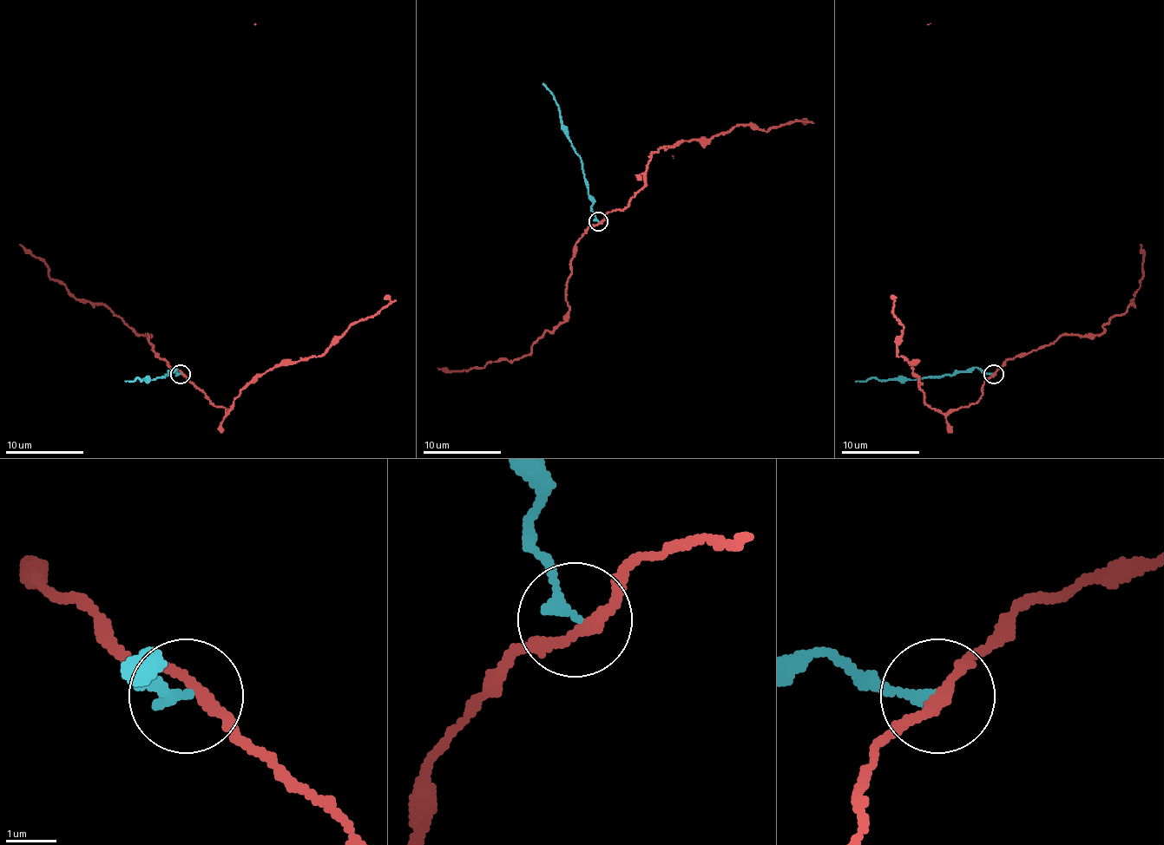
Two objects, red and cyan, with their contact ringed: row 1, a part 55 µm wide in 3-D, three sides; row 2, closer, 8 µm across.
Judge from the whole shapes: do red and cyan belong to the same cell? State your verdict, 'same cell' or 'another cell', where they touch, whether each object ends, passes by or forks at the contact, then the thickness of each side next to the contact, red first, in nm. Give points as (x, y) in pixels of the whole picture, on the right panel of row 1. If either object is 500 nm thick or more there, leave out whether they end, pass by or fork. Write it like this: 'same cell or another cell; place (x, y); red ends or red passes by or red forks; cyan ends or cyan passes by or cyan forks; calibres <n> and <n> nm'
another cell; place (994, 374); red passes by; cyan ends; calibres 220 and 240 nm

